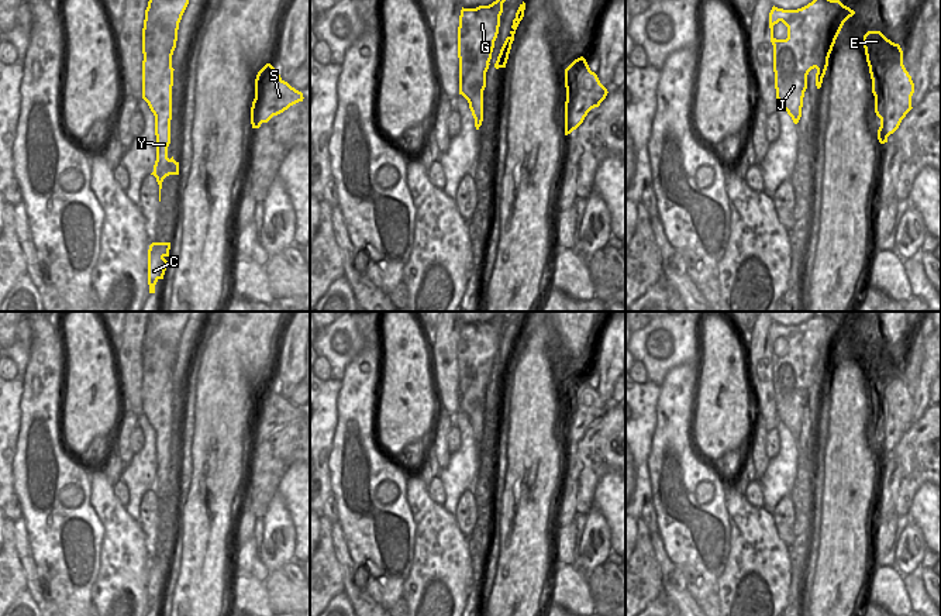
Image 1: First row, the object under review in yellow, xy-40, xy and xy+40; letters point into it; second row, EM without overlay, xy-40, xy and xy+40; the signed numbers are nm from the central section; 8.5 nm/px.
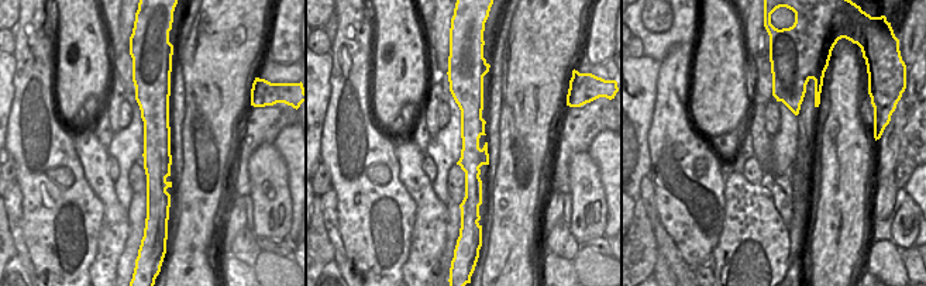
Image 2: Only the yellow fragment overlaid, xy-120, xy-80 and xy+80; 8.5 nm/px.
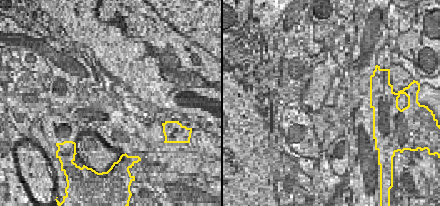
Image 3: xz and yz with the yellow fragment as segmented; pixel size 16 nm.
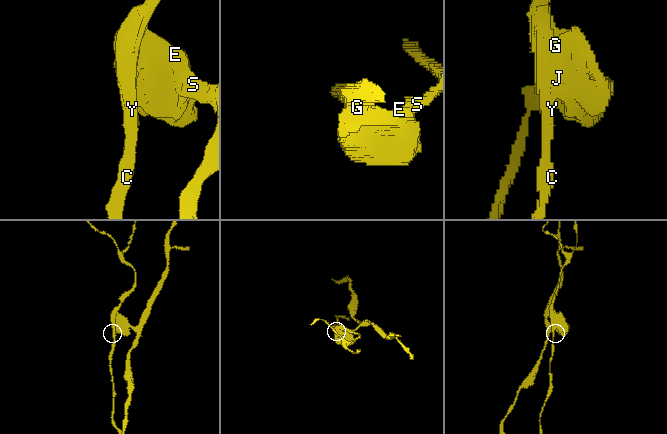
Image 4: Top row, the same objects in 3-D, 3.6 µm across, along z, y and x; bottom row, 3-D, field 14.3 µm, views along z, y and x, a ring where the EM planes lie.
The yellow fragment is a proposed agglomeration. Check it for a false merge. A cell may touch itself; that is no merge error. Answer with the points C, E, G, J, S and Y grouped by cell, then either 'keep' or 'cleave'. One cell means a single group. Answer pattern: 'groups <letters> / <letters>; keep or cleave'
groups C Y / E G J S; cleave

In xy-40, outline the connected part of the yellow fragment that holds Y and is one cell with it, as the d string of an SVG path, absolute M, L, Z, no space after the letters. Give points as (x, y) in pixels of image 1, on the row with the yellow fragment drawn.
M144 55L142 61L142 99L155 116L156 161L154 175L159 185L159 202L162 182L169 175L179 175L179 162L168 158L170 144L172 120L172 55Z

